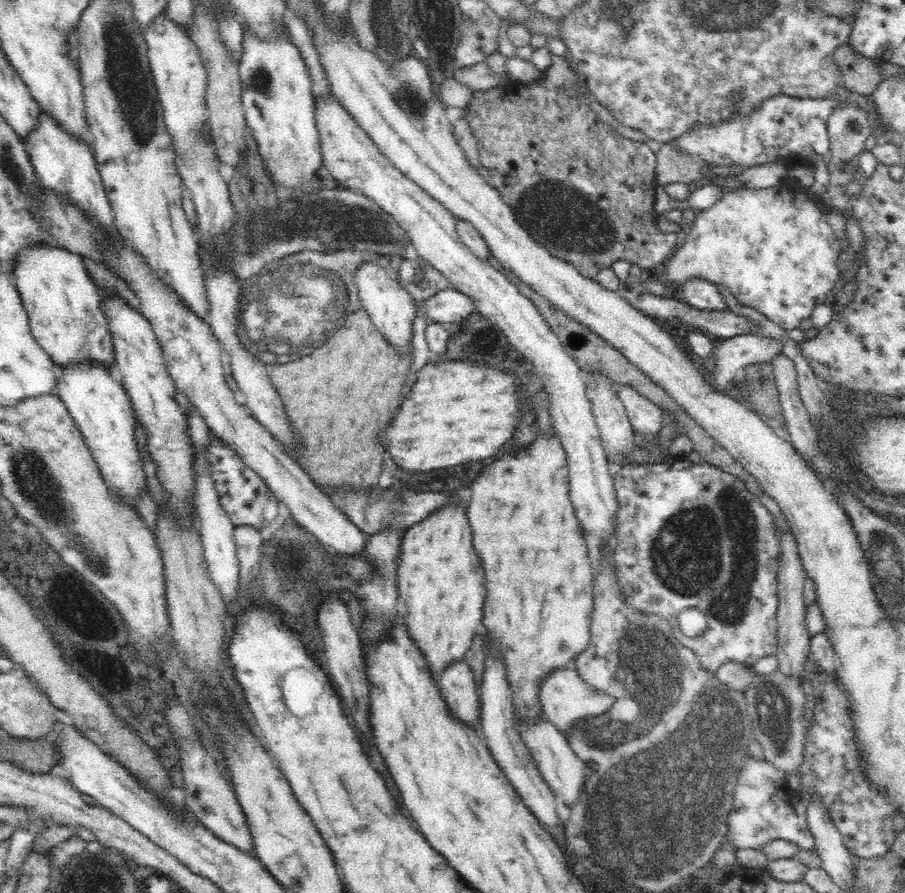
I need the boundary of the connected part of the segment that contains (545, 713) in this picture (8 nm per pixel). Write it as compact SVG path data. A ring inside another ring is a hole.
M573 665L550 672L538 686L538 700L542 703L542 717L549 720L562 733L570 730L574 720L586 719L586 716L595 718L602 712L608 712L614 704L614 697L604 691L592 689L584 683Z

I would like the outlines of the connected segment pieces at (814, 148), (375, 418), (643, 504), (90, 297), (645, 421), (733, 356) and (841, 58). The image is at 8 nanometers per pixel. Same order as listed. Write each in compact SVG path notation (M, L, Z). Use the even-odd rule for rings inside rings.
M737 92L730 94L730 101L736 108L726 122L720 120L716 124L694 124L690 130L686 130L670 143L682 153L700 155L710 166L740 164L744 168L780 163L787 166L788 170L798 166L813 169L816 158L829 152L826 122L832 110L840 104L836 97L811 99L780 94L766 98L758 110L752 110L748 114L741 114L737 110L740 99Z
M362 307L345 316L339 326L340 332L336 332L321 347L315 348L310 355L269 367L274 388L286 406L285 413L294 424L294 434L298 440L302 440L302 452L298 452L296 460L308 468L325 492L342 484L364 489L378 485L384 456L378 434L386 430L400 406L402 384L406 382L412 359L410 352L397 352L393 344L386 341L385 334L378 331Z
M677 458L672 464L654 464L653 467L620 467L619 471L613 476L614 492L618 499L618 514L616 514L616 544L614 554L614 566L616 576L625 601L633 606L634 610L640 612L653 613L664 620L668 620L673 628L673 635L688 648L694 651L699 658L701 665L708 672L716 672L722 664L726 662L739 662L740 664L753 665L760 658L766 655L777 654L777 576L778 558L781 553L778 546L778 528L776 528L773 514L760 502L759 498L752 494L736 475L729 473L720 467L714 467L708 462L694 464L686 459ZM708 560L712 560L712 568L708 570ZM694 606L703 612L708 626L706 630L698 636L687 637L682 634L678 626L678 615L685 608Z
M28 244L18 254L11 274L37 343L56 366L92 360L110 368L115 356L107 318L100 307L103 296L82 256L48 244Z
M629 384L620 386L617 391L619 400L625 407L633 431L637 434L642 432L660 432L663 427L663 410L656 404L642 396Z
M754 334L734 336L720 341L714 350L716 380L715 388L727 392L746 366L766 362L772 365L773 358L782 353L782 344L772 338L760 338Z
M848 42L836 48L834 61L842 73L842 86L849 92L868 96L884 80L880 63L858 54Z

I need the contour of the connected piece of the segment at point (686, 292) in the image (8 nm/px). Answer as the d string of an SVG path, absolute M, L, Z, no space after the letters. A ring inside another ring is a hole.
M693 278L680 287L679 297L699 310L722 312L729 310L717 286L703 278Z

